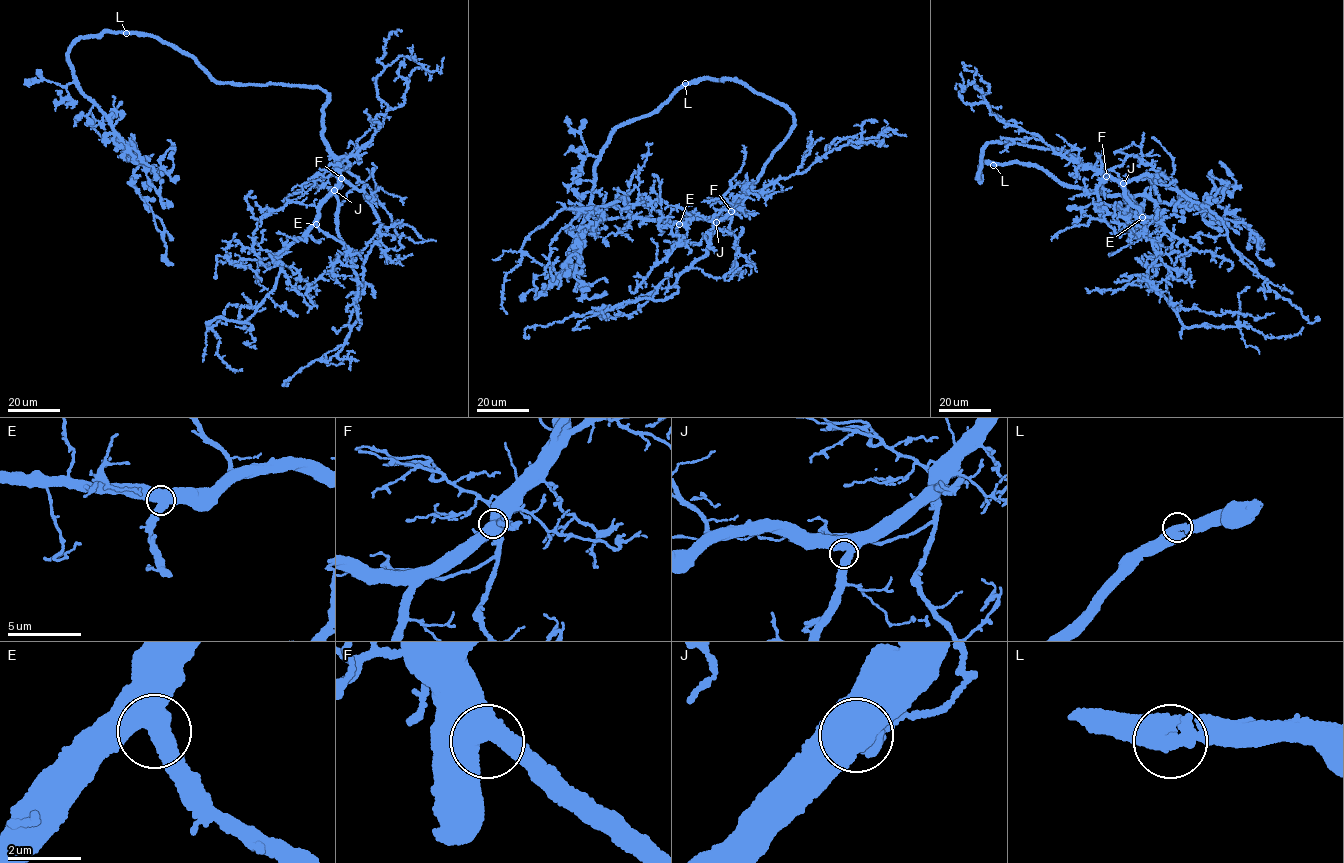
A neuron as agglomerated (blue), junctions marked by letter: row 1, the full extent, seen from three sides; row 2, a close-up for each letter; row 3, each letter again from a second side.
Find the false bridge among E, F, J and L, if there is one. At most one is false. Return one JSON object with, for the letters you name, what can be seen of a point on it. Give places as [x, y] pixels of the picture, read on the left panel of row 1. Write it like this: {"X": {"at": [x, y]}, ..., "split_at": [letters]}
{"split_at": []}

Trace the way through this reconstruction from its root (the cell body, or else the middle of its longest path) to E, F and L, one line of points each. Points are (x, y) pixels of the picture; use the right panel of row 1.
E: (979, 171), (980, 154), (989, 143), (1062, 149), (1120, 183), (1129, 203), (1142, 217)
F: (979, 171), (980, 154), (985, 146), (1003, 142), (1062, 149), (1106, 176)
L: (979, 171), (981, 181), (981, 162), (993, 165)

